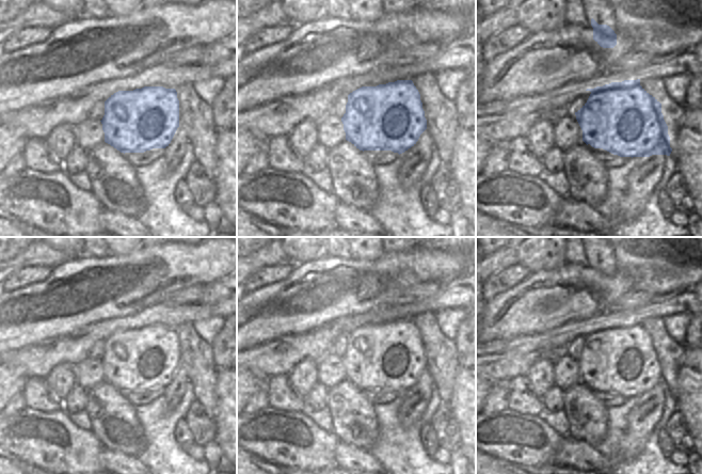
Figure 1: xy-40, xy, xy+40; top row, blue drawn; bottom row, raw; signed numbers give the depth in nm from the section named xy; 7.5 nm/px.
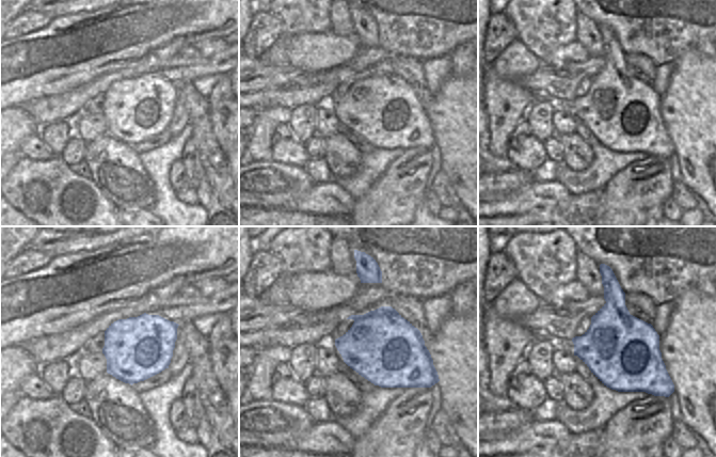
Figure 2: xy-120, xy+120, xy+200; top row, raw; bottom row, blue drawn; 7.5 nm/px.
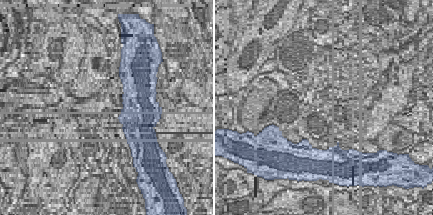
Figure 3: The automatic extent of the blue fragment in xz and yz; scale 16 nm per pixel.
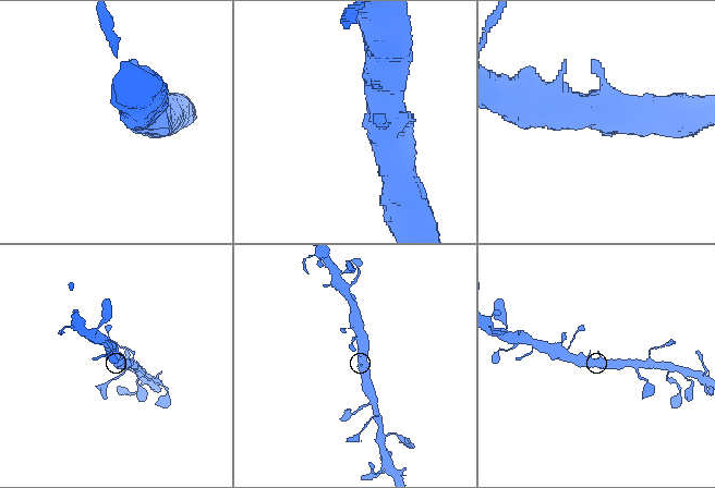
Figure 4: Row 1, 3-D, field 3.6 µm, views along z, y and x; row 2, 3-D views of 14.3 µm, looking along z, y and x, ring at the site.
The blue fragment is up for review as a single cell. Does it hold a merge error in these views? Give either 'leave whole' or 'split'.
leave whole

